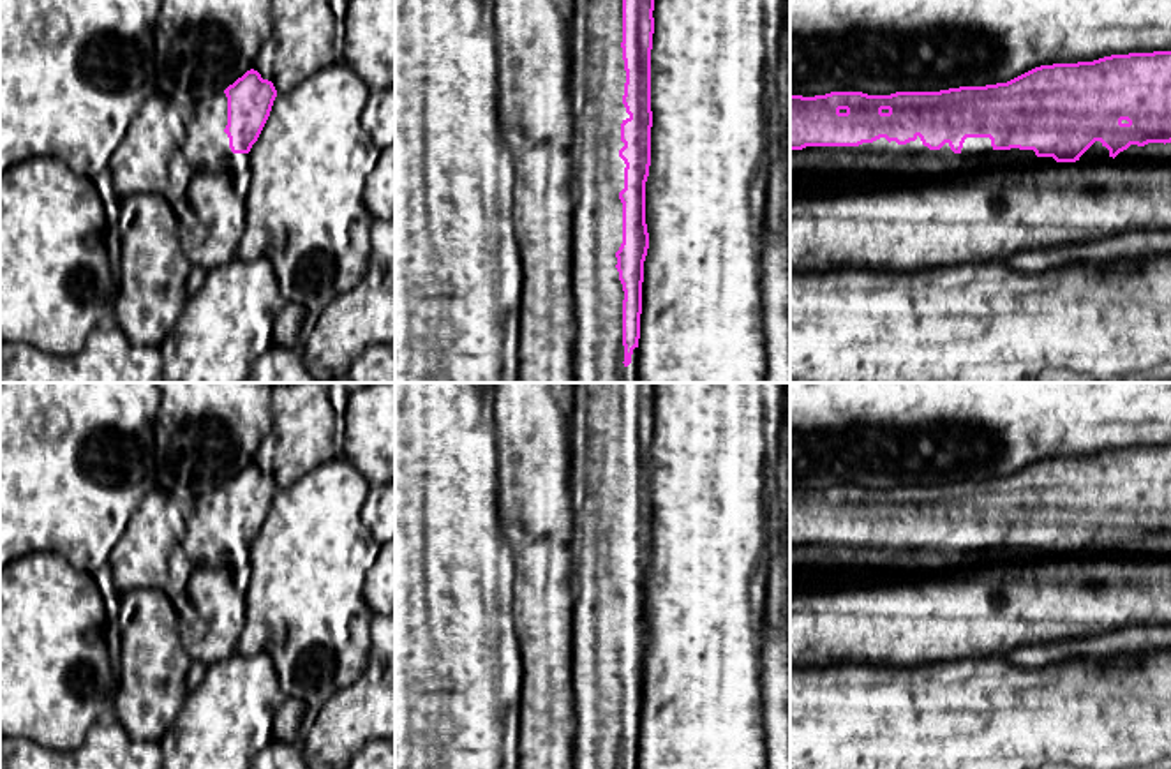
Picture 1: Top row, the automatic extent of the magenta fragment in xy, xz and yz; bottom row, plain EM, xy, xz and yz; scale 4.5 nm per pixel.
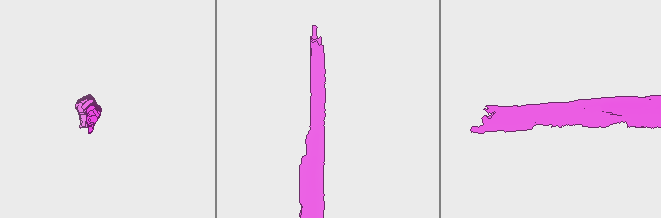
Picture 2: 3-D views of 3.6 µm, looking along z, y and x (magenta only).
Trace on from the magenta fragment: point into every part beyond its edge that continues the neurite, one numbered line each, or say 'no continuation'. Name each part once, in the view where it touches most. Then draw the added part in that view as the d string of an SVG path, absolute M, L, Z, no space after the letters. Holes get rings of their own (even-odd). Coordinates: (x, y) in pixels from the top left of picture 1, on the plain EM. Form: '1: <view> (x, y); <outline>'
1: xz (598, 690); M578 383L578 393L587 404L584 416L584 476L587 485L587 499L578 517L578 594L573 610L573 635L571 635L571 683L573 683L573 707L577 711L577 732L573 737L573 769L638 769L638 743L633 744L631 758L626 762L623 741L623 695L624 686L615 663L615 647L623 638L623 598L619 587L624 584L624 556L619 545L621 519L630 513L623 499L626 466L623 455L623 383Z

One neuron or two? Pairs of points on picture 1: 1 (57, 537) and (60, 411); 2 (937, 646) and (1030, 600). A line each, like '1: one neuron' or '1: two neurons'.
1: one neuron
2: one neuron

